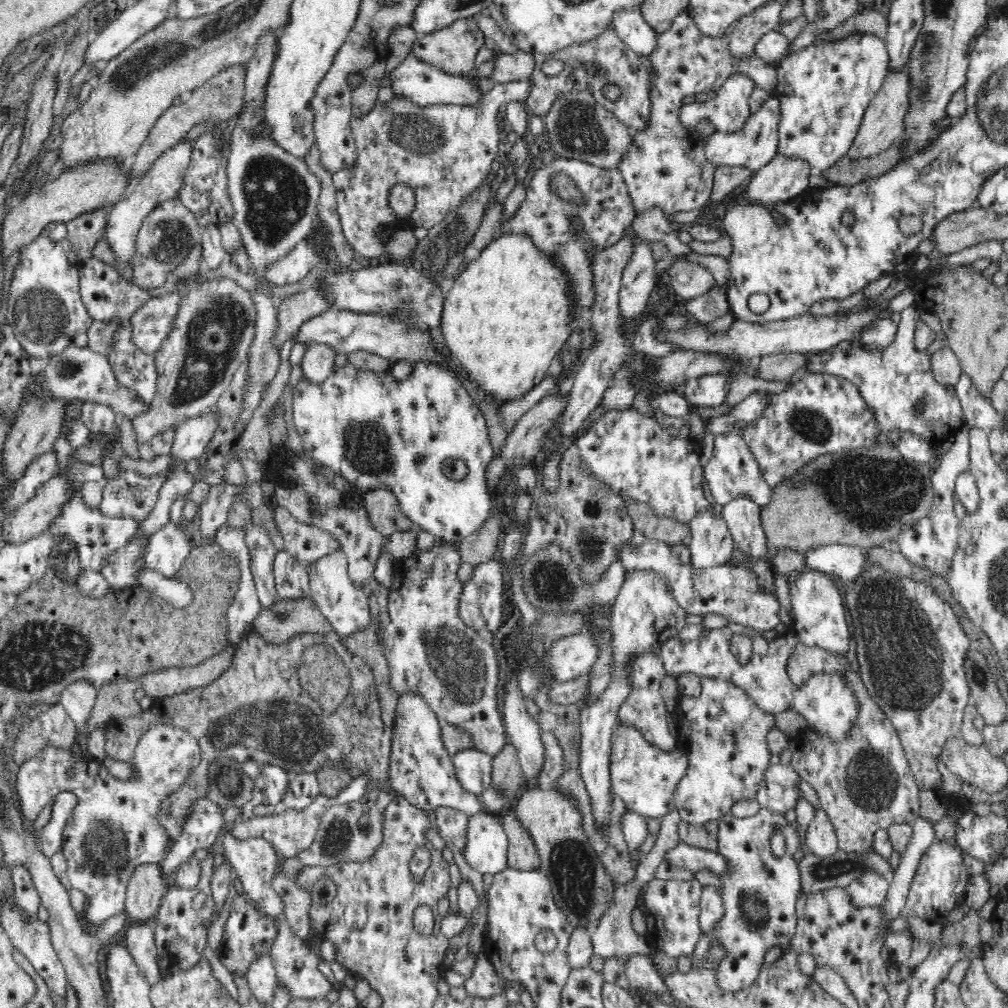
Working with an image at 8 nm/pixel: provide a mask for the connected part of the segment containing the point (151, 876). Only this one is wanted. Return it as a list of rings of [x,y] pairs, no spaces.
[[[159,863],[145,864],[144,866],[137,867],[133,872],[125,894],[125,912],[127,913],[130,924],[150,922],[157,914],[165,890],[171,884],[164,883],[160,872],[161,867]]]

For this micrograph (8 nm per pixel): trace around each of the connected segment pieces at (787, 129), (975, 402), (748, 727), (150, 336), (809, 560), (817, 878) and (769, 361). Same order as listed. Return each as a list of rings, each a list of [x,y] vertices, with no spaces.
[[[870,33],[847,34],[786,56],[777,68],[778,84],[772,93],[781,105],[777,152],[805,158],[813,172],[821,172],[844,158],[866,109],[886,78],[889,62],[885,41]]]
[[[964,372],[954,387],[956,396],[959,398],[965,424],[971,428],[1002,428],[1004,426],[1004,415],[1000,415],[992,403],[987,402],[971,383],[970,377]]]
[[[700,677],[701,693],[698,696],[681,695],[676,712],[677,742],[686,748],[686,774],[674,792],[675,809],[681,820],[689,824],[706,825],[732,813],[736,802],[756,797],[769,767],[771,752],[767,732],[774,726],[773,713],[766,713],[739,686],[724,679]]]
[[[176,294],[150,298],[140,310],[134,312],[127,326],[137,350],[144,354],[155,354],[172,328],[172,317],[179,308],[179,300]]]
[[[822,545],[807,550],[804,555],[808,570],[840,577],[843,584],[856,581],[867,566],[864,548],[860,546]]]
[[[839,850],[825,858],[808,853],[798,862],[797,867],[801,880],[801,892],[807,895],[825,888],[845,888],[867,870],[890,877],[892,875],[890,866],[890,862],[882,859],[875,851],[872,855],[861,858]]]
[[[778,352],[776,355],[762,357],[758,366],[758,377],[770,381],[790,379],[807,364],[811,354],[799,355],[798,352]]]

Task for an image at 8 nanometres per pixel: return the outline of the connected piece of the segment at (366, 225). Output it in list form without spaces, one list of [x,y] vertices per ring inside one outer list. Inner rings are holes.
[[[526,80],[497,83],[491,98],[478,106],[422,106],[409,98],[396,96],[386,104],[376,102],[368,116],[354,116],[349,125],[352,126],[351,132],[357,145],[356,167],[338,171],[332,175],[332,180],[336,187],[336,211],[340,217],[340,225],[355,252],[365,258],[384,259],[384,242],[378,239],[378,232],[394,232],[402,228],[411,231],[414,228],[432,228],[485,183],[498,152],[498,108],[508,102],[525,103],[530,89],[531,84]],[[394,184],[405,184],[414,191],[415,207],[409,219],[398,218],[396,211],[390,207],[388,196]]]

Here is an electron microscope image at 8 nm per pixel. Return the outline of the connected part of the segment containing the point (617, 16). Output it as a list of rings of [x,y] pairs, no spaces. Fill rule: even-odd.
[[[616,9],[611,24],[620,39],[636,54],[648,56],[657,47],[658,35],[647,26],[638,9]]]

